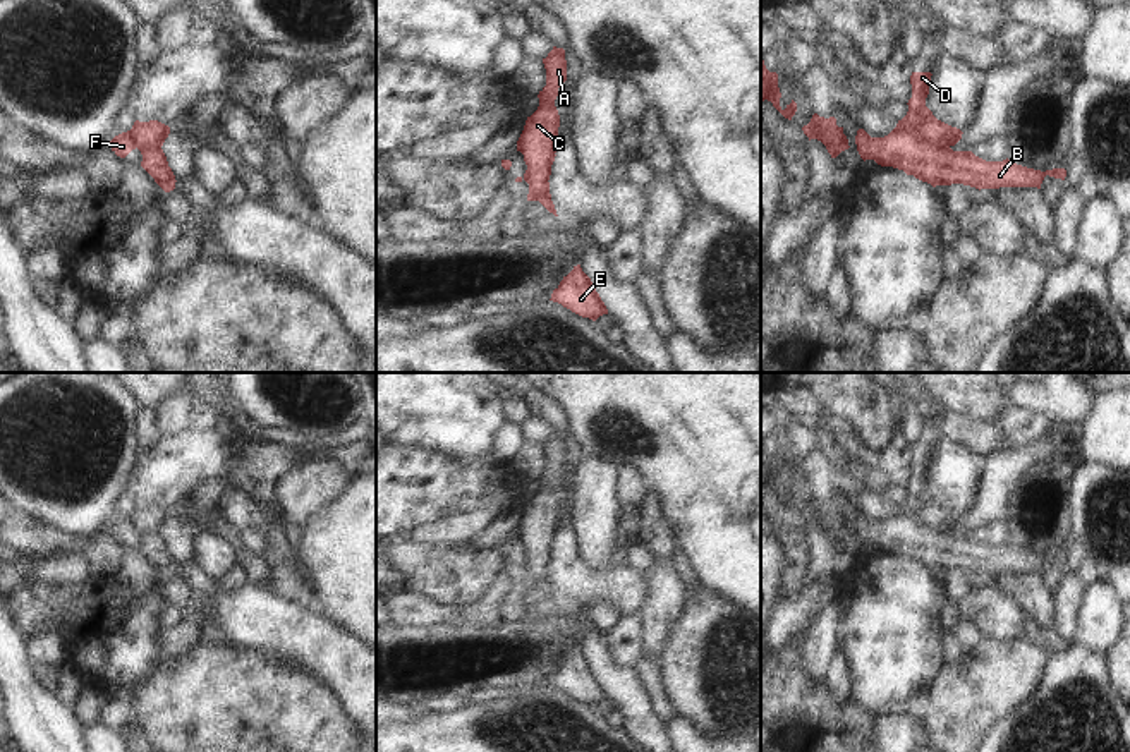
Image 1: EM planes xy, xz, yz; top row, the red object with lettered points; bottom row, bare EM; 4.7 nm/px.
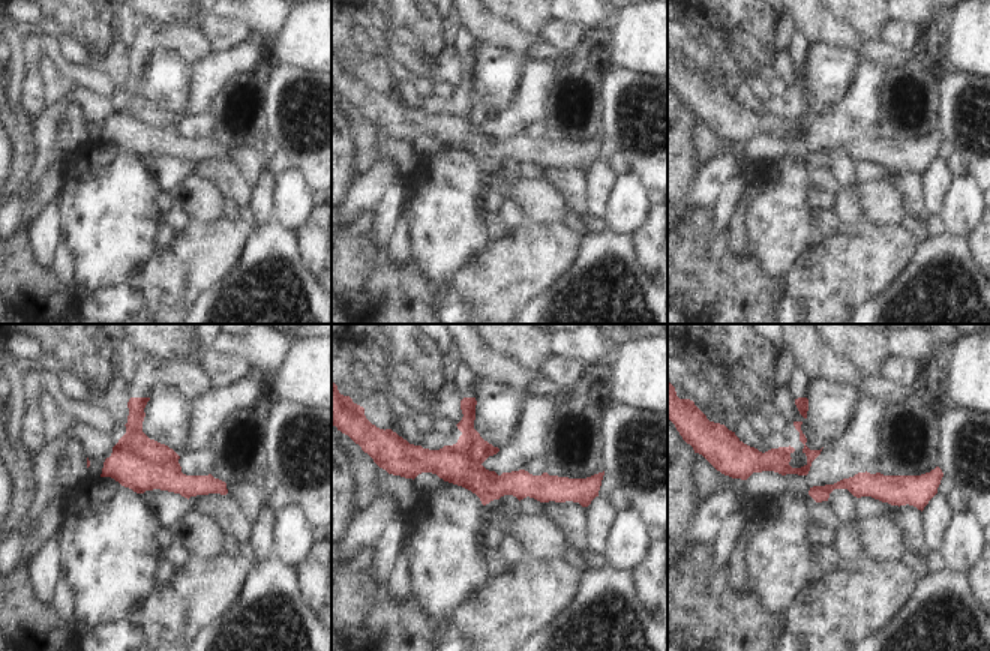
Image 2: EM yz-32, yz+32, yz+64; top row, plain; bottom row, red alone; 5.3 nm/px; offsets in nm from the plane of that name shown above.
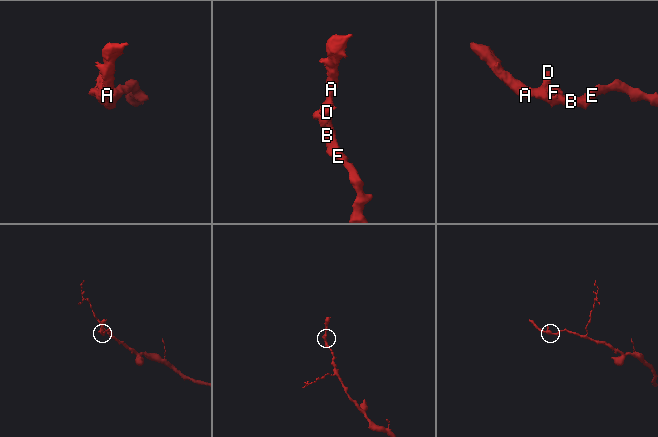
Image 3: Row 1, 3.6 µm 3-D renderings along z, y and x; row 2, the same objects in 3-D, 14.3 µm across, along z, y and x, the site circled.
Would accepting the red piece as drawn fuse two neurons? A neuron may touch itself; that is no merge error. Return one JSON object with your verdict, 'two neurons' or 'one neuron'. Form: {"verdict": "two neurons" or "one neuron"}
{"verdict": "one neuron"}

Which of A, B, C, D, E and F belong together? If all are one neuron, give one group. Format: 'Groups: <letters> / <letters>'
Groups: A B C D E F.

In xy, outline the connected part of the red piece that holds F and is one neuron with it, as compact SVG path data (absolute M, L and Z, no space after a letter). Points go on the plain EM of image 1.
M136 505L131 515L122 517L110 525L110 532L120 543L125 543L137 532L143 539L141 551L165 577L170 577L175 573L177 565L161 534L168 519L170 512L158 505Z

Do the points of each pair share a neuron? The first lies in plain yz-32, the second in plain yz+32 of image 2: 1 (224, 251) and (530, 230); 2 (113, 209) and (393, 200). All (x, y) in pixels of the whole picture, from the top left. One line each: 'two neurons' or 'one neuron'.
1: one neuron
2: two neurons

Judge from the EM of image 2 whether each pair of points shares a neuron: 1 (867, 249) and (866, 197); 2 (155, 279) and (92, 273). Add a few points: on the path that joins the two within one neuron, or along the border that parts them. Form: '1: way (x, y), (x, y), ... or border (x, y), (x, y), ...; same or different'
1: border (861, 215), (879, 225), (900, 225); different
2: border (156, 251), (147, 264), (135, 272), (128, 282); different

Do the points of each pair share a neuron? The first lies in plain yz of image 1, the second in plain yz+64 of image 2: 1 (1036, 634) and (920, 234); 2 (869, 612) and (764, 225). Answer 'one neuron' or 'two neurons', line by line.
1: one neuron
2: one neuron

